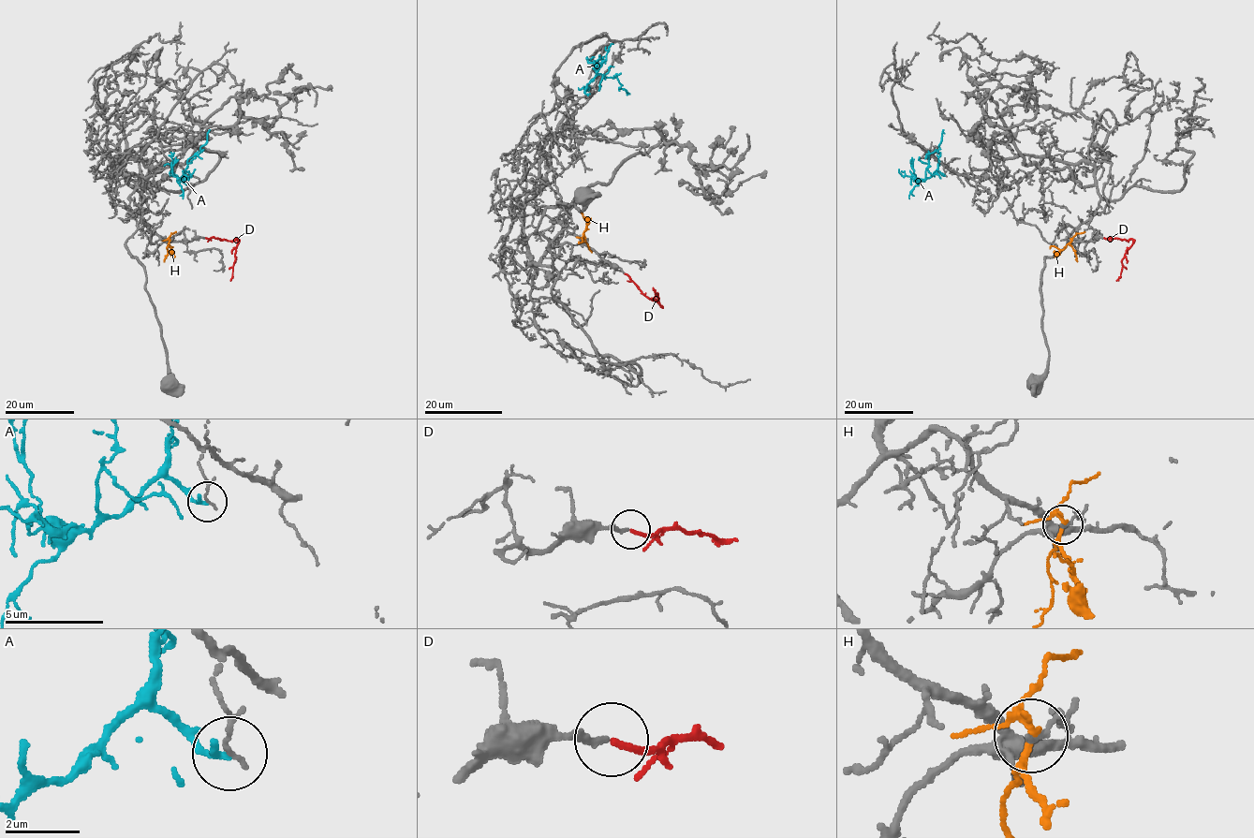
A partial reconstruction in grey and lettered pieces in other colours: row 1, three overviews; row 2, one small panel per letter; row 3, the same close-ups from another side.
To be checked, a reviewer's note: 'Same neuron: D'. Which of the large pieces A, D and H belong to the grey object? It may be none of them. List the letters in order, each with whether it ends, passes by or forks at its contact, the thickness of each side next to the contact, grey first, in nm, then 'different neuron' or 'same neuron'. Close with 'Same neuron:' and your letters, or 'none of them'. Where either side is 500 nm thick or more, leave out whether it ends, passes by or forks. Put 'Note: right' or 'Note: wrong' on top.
Note: right
A: it ends; calibres 140 and 190 nm; different neuron
D: it ends; calibres 180 and 150 nm; same neuron
H: it forks; calibres 140 and 170 nm; different neuron
Same neuron: D

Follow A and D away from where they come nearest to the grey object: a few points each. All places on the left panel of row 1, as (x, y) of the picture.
A: (172, 175), (171, 171), (180, 177), (187, 168), (187, 160), (201, 151), (199, 148), (206, 143), (210, 129)
D: (205, 238), (237, 241), (230, 280)

